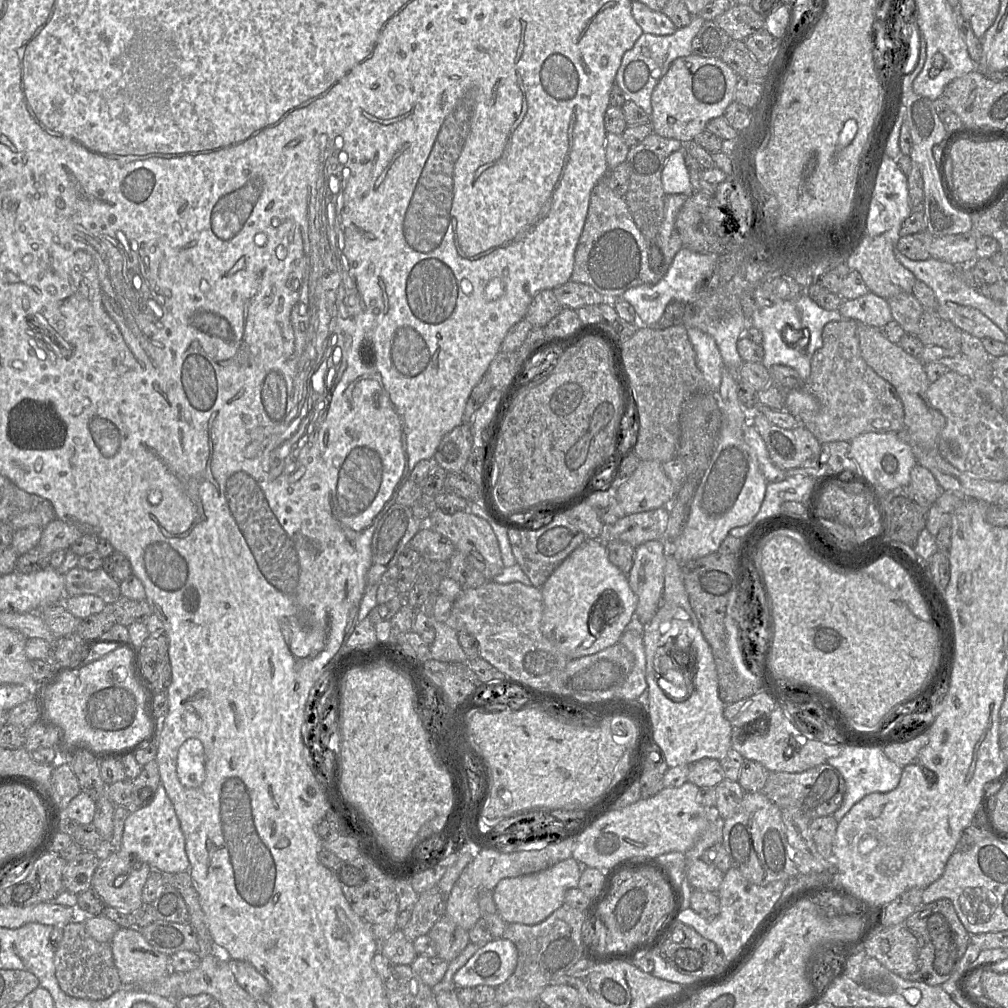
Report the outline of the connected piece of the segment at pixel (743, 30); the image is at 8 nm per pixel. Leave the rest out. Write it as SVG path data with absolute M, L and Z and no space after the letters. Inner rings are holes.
M732 4L723 14L713 19L731 40L744 41L749 35L764 30L765 18L750 5Z

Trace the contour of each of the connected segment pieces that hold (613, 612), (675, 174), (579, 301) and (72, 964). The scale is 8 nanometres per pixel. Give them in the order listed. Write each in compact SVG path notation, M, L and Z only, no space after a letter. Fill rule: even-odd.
M585 539L540 589L544 603L541 631L569 659L592 655L618 643L637 608L627 575L610 562L607 546L599 539Z
M683 149L672 152L664 163L661 180L666 195L693 193L683 153Z
M568 281L556 287L553 292L563 308L580 309L588 305L600 305L605 299L590 285Z
M82 914L63 926L63 937L54 953L55 976L67 995L87 1000L104 1000L120 990L123 984L114 963L110 944L101 943L86 931Z

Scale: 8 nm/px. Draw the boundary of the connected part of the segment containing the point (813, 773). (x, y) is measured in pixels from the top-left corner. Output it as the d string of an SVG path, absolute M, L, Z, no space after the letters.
M823 763L803 772L769 772L761 792L780 809L798 810L812 820L833 815L840 808L844 801L845 782L835 767Z

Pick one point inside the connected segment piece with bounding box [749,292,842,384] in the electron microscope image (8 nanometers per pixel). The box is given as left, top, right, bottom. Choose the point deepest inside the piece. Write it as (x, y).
(792, 330)

